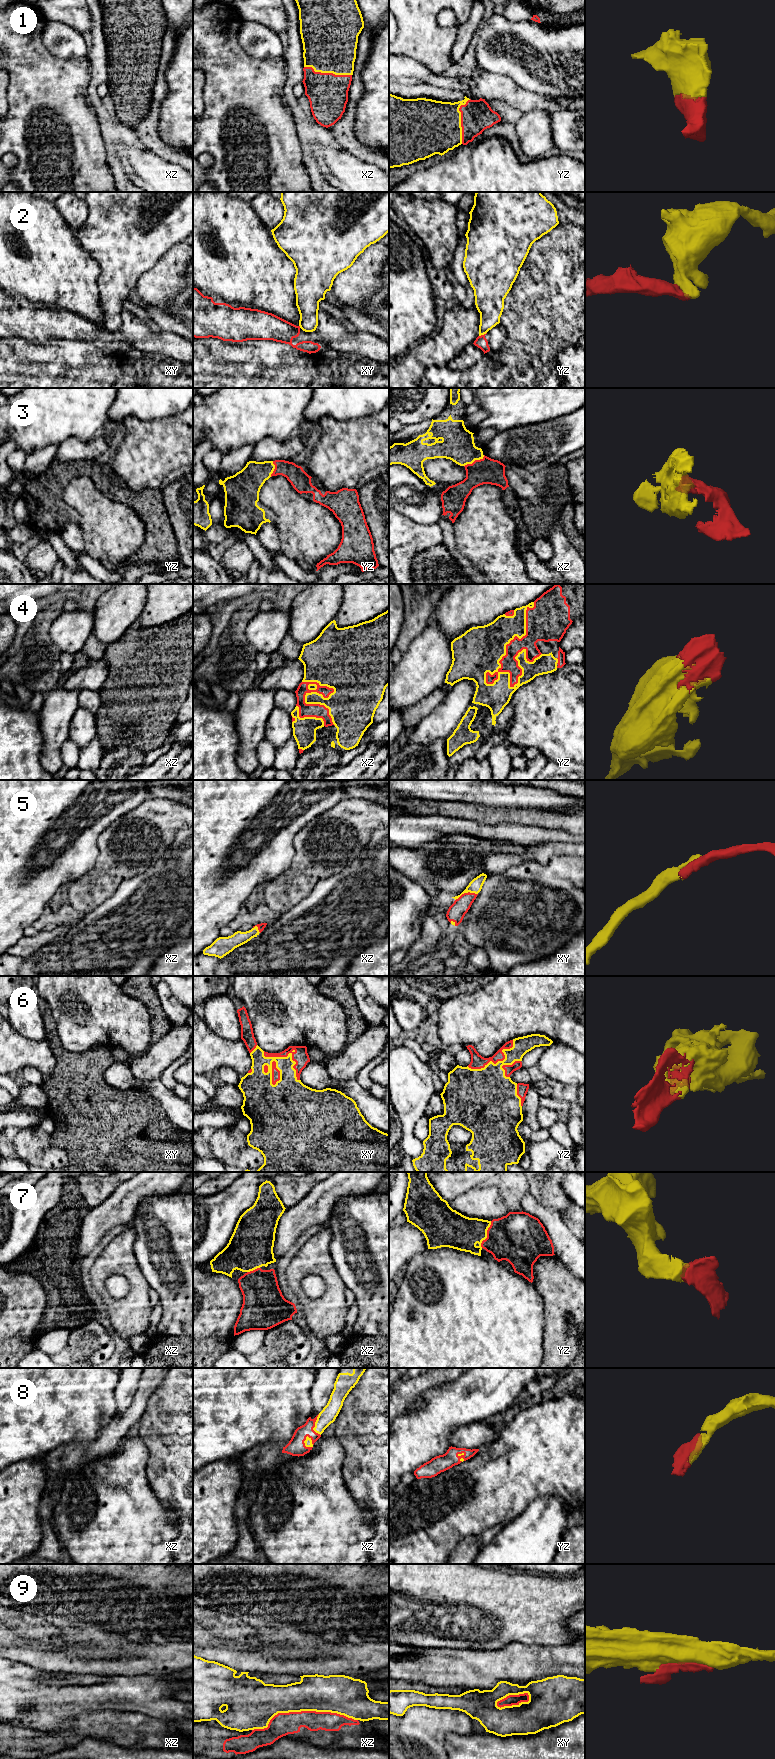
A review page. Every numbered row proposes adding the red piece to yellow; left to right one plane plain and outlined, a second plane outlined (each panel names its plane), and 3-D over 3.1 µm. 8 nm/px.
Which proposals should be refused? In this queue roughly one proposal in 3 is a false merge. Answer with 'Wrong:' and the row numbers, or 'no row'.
Wrong: 2, 9

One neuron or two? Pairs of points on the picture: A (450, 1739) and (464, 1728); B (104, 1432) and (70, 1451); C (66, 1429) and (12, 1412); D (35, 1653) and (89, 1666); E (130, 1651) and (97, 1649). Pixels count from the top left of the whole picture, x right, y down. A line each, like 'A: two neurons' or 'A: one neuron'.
A: two neurons
B: one neuron
C: one neuron
D: one neuron
E: one neuron

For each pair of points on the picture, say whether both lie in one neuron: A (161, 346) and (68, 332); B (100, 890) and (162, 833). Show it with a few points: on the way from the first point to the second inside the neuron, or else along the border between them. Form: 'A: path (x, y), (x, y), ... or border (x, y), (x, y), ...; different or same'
A: path (138, 337), (100, 337), (91, 333); same
B: path (115, 874), (146, 843); same

